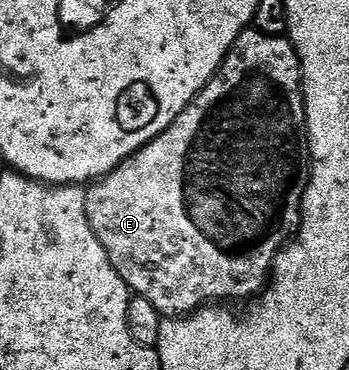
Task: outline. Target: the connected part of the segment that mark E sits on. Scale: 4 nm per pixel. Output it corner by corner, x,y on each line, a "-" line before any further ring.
253,27
245,29
228,51
218,74
192,99
192,103
156,139
120,163
106,177
100,177
86,189
86,214
96,239
108,251
112,267
124,279
131,294
148,299
163,318
188,317
197,309
215,303
249,302
266,288
278,253
290,244
302,225
302,204
310,182
310,135
306,131
306,100
302,94
302,68
289,36
268,35

